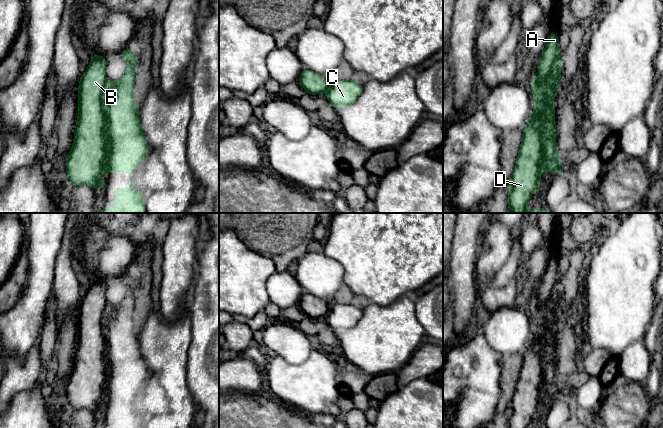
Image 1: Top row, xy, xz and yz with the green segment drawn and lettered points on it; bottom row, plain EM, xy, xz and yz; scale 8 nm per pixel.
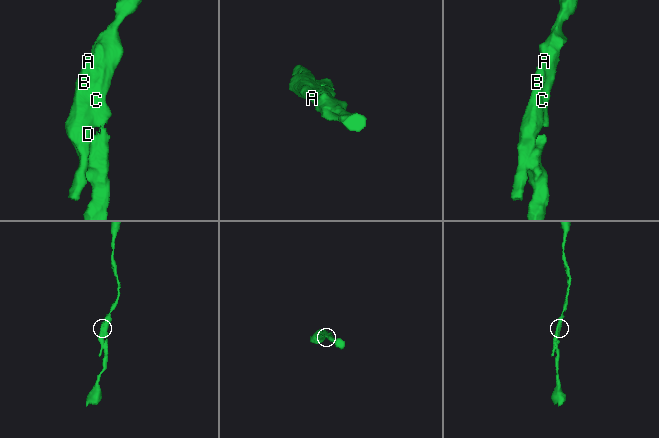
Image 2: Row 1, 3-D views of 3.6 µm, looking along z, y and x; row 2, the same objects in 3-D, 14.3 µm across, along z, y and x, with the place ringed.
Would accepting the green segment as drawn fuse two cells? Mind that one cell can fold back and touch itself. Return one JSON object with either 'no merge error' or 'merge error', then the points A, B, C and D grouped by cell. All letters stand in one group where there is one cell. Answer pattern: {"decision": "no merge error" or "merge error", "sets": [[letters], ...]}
{"decision": "merge error", "sets": [["A", "B", "D"], ["C"]]}

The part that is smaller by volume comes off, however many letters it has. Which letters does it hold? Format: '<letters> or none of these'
A, B, D

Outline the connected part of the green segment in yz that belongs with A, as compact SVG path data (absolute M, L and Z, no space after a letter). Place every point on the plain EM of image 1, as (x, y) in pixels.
M549 256L547 268L537 287L539 297L530 310L534 320L534 336L523 352L522 366L509 407L508 428L527 428L540 410L543 367L541 335L537 324L554 289L558 265L558 258Z

